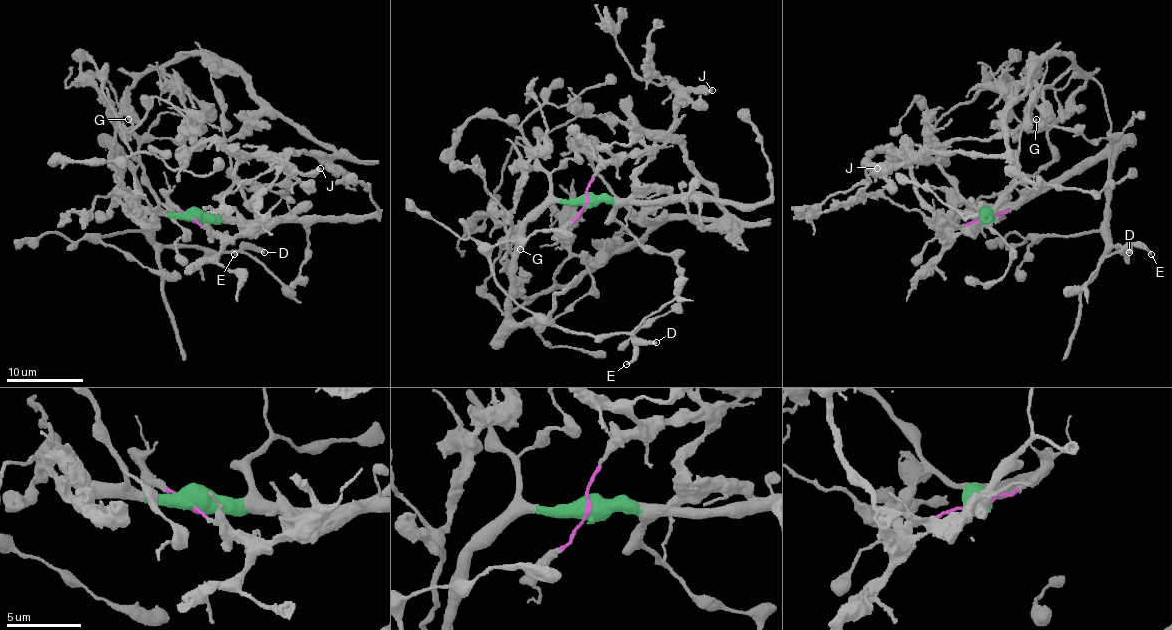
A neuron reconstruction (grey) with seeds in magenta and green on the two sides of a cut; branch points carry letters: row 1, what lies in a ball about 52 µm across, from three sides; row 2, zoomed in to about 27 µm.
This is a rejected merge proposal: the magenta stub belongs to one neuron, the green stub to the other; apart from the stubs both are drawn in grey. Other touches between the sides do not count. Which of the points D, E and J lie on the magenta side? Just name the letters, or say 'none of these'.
J

